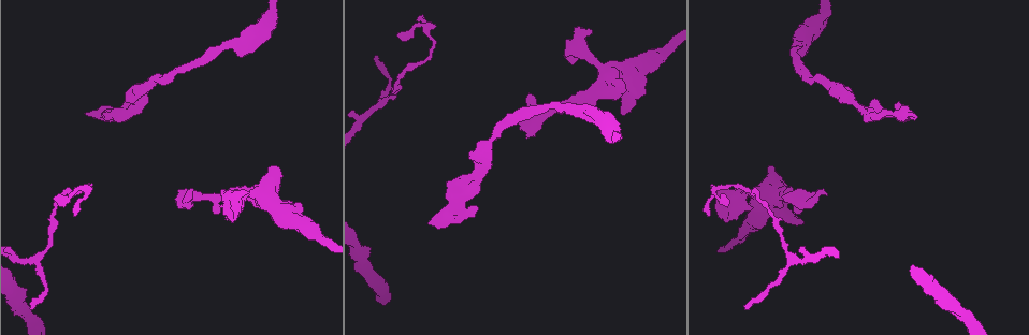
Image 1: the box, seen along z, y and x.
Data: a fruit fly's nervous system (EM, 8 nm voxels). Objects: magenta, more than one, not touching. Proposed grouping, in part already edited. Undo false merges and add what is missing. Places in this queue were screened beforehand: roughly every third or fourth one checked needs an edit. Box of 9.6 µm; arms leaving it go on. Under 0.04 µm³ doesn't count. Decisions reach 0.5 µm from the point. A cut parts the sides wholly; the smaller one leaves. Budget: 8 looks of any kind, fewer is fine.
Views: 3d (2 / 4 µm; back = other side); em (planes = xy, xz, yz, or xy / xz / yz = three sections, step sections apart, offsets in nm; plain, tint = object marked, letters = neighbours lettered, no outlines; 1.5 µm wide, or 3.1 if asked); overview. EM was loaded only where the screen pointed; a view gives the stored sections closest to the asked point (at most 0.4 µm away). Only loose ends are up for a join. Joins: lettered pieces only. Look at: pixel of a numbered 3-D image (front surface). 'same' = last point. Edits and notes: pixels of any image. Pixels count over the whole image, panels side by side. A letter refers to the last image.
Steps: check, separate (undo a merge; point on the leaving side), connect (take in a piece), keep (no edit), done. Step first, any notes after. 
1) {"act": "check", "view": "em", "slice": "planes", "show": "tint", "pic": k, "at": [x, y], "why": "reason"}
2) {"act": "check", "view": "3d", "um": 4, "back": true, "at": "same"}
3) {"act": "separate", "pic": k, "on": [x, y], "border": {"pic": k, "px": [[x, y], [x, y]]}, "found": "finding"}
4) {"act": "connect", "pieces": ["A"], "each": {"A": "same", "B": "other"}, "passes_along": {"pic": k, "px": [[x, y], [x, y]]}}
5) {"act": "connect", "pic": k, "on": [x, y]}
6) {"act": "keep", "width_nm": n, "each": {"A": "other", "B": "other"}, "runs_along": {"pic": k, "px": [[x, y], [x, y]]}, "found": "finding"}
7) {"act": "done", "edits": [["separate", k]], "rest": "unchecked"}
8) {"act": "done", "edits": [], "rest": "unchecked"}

{"act": "check", "view": "em", "slice": "planes", "show": "letters", "pic": 1, "at": [526, 134], "why": "an open end"}

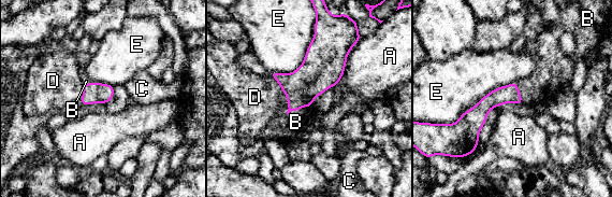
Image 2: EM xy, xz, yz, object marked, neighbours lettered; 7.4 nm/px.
{"act": "connect", "pieces": ["B"], "each": {"A": "other", "B": "same", "C": "other", "D": "other", "E": "other"}, "found": "the neuron continues"}

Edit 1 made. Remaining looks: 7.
{"act": "check", "view": "em", "slice": "planes", "show": "letters", "pic": 1, "at": [743, 305], "why": "thin end"}

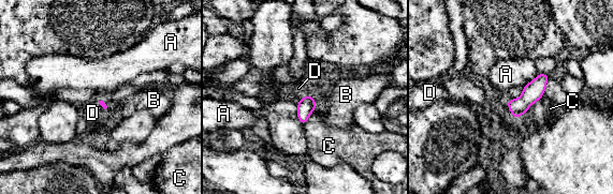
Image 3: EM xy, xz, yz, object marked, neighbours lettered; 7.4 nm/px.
{"act": "connect", "pieces": ["D"], "each": {"A": "other", "B": "other", "C": "other", "D": "same"}, "found": "the neuron continues"}

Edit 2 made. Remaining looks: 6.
{"act": "check", "view": "em", "slice": "planes", "show": "tint", "pic": 1, "at": [911, 112], "why": "an open end"}

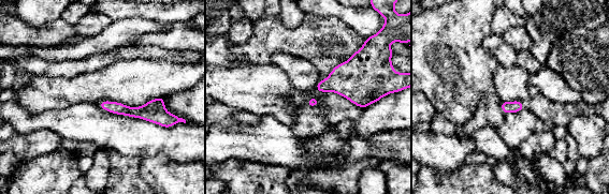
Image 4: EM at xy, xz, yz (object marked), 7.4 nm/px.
{"act": "check", "view": "em", "slice": "planes", "show": "letters", "at": "same", "why": "what lies round it"}

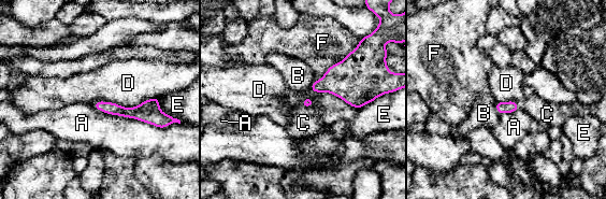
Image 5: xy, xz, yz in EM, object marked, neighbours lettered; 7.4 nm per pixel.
{"act": "connect", "pieces": ["C"], "each": {"A": "other", "B": "other", "C": "same", "D": "other", "E": "other", "F": "other"}, "passes_along": {"pic": 5, "px": [[509, 107], [517, 105], [547, 114]]}, "found": "it goes on there"}

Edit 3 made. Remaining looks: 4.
{"act": "done", "edits": [["connect", 2], ["connect", 3], ["connect", 5]], "rest": "unchecked"}

